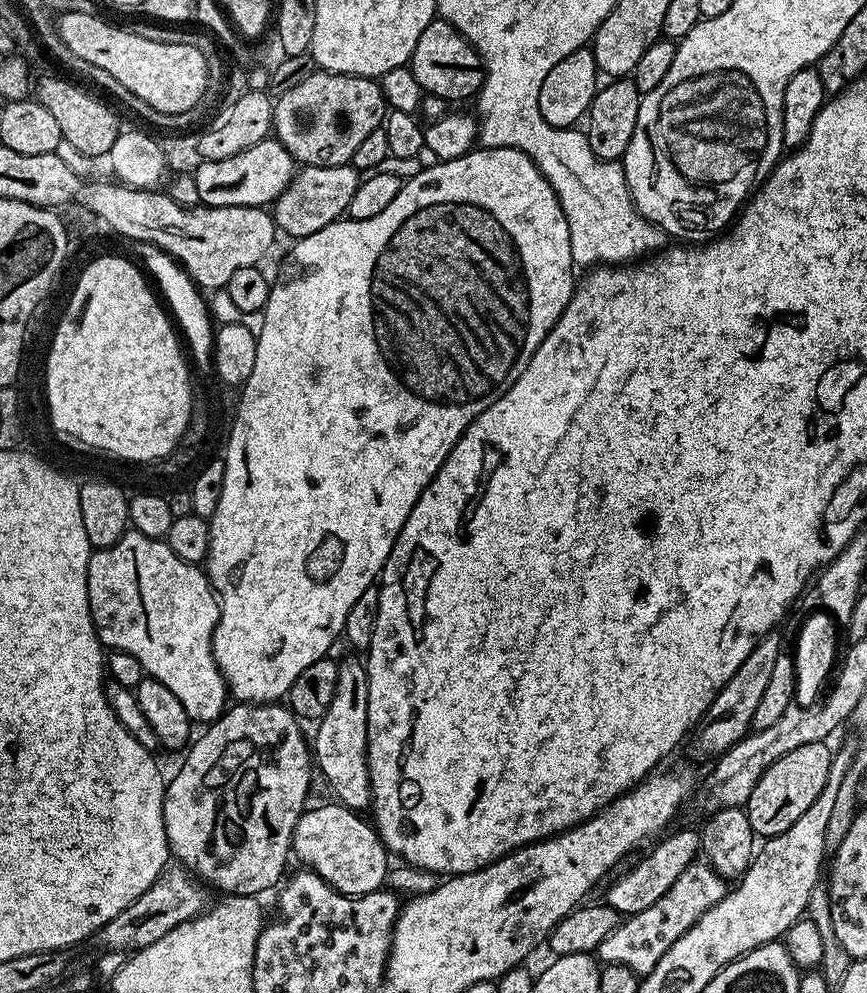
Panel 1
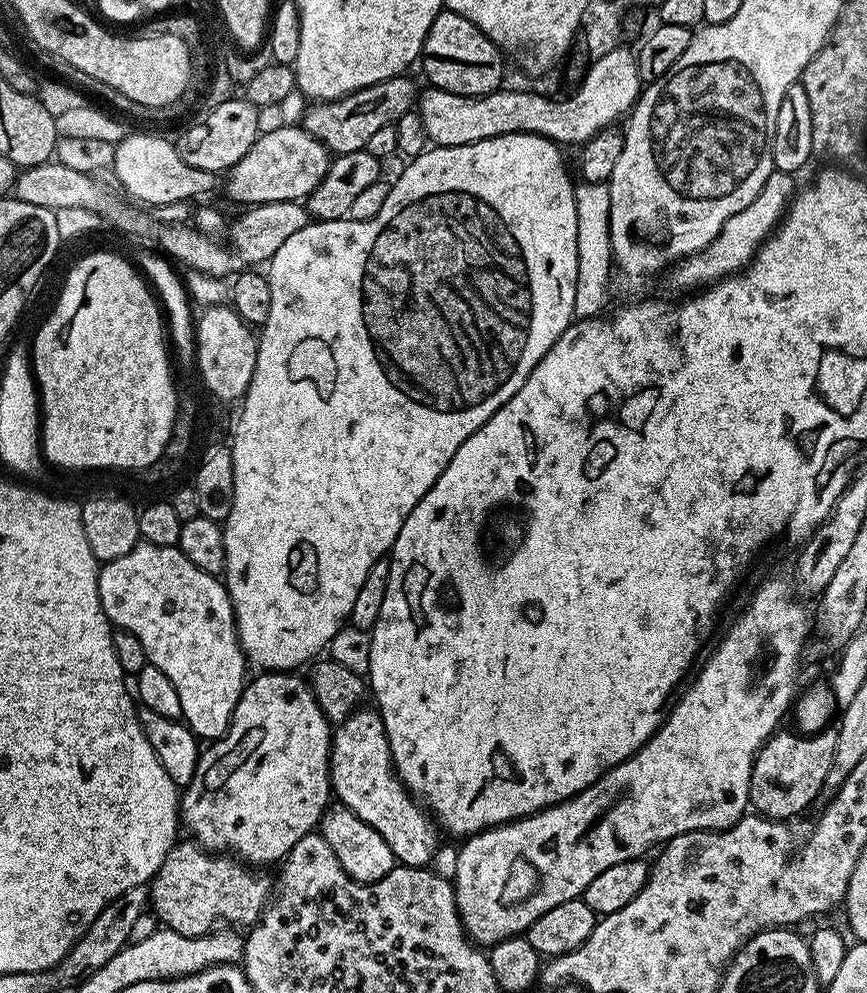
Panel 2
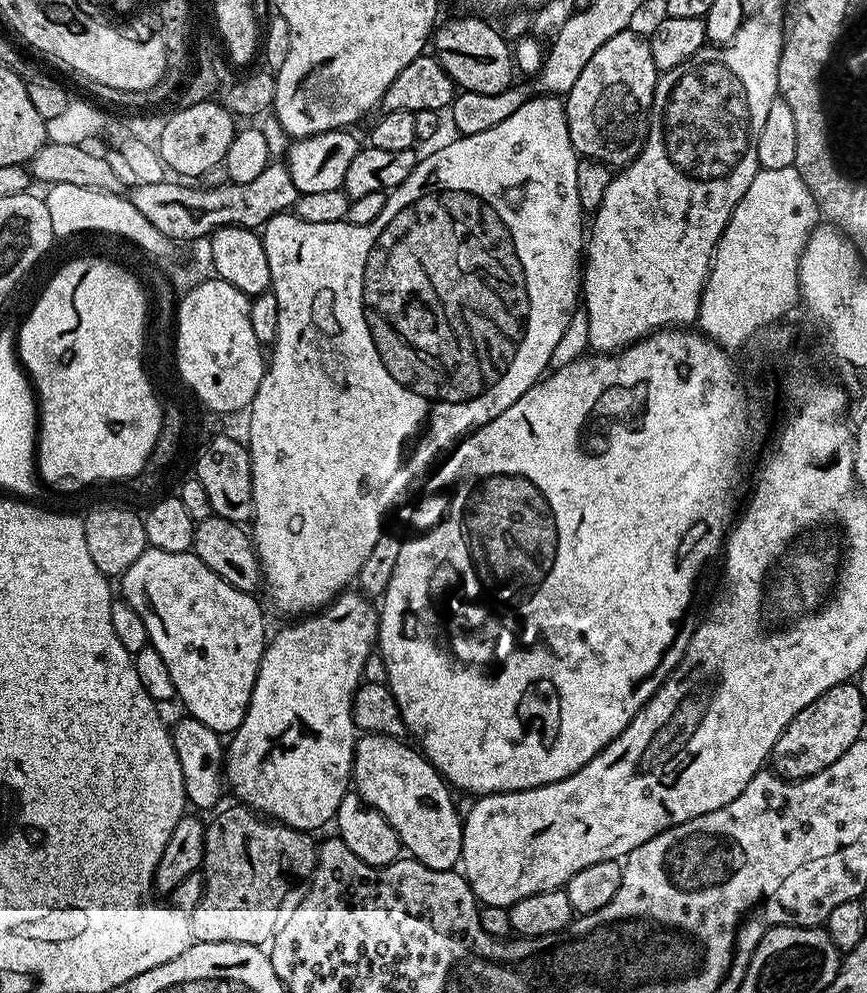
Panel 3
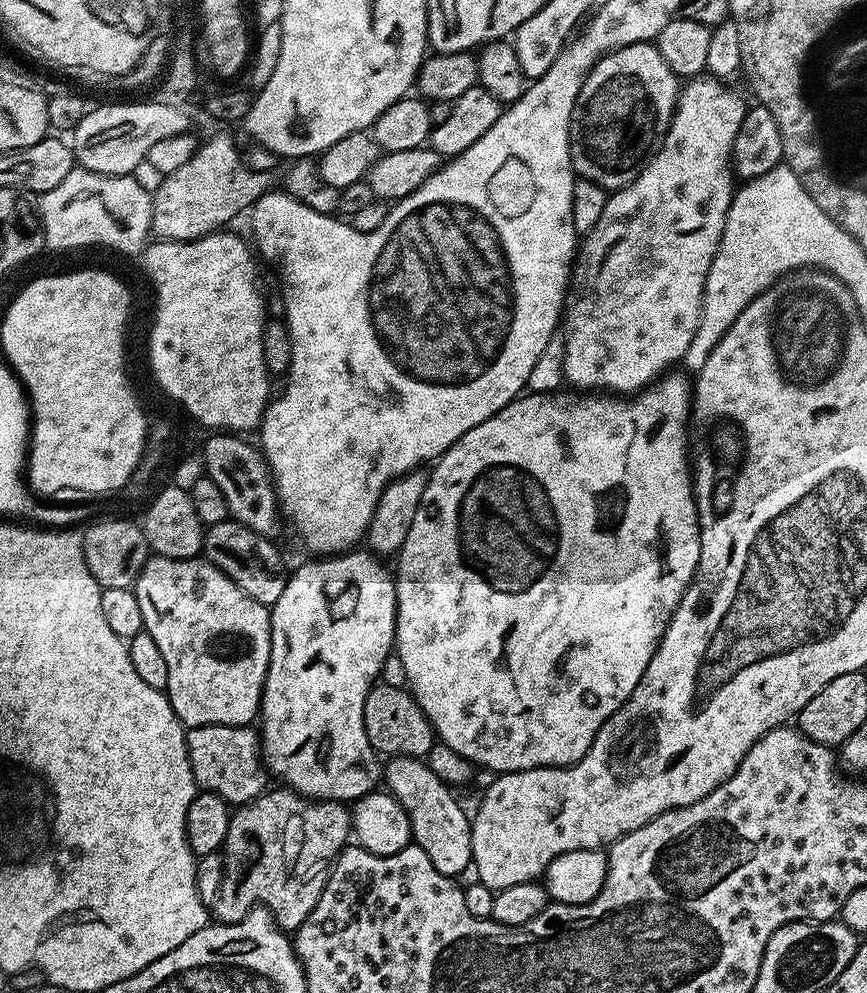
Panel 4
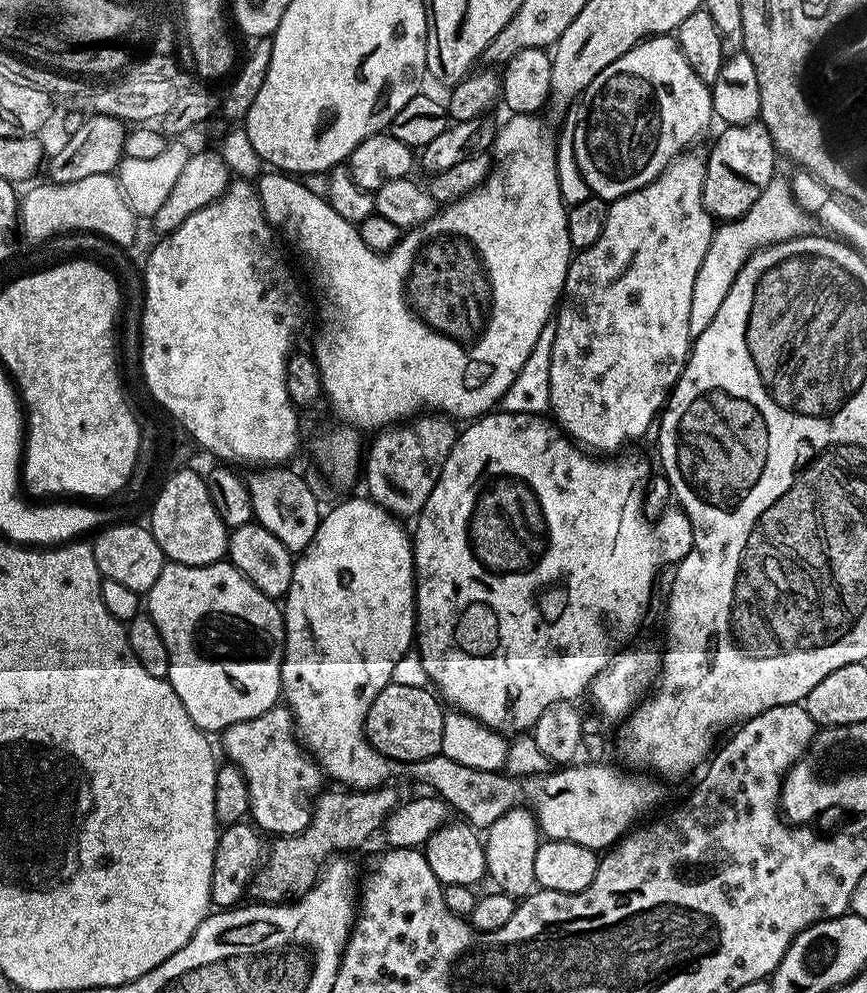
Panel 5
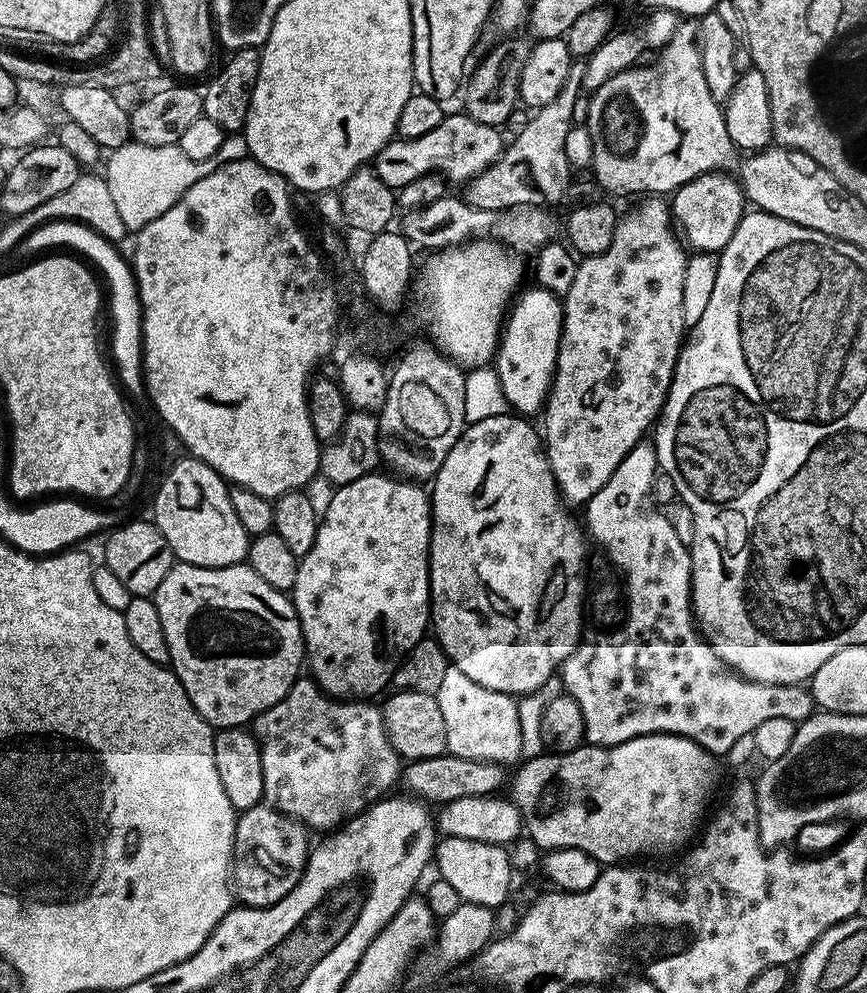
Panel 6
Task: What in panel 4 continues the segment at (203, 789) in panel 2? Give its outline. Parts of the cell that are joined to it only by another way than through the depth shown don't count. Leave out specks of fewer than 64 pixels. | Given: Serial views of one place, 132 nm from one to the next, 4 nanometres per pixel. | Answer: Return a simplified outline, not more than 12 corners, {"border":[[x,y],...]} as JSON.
{"border":[[368,550],[271,605],[258,731],[308,800],[378,788],[366,694],[396,642]]}

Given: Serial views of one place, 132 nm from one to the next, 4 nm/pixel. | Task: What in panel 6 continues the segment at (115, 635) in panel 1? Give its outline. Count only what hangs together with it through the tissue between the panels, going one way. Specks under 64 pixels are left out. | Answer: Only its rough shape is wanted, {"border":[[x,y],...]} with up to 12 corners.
{"border":[[173,563],[170,667],[213,729],[301,675],[296,607],[247,563]]}

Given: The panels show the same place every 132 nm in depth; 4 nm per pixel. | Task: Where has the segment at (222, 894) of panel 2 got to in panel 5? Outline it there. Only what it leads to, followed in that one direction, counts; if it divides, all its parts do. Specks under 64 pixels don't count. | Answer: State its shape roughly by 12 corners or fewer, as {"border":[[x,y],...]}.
{"border":[[392,786],[321,791],[305,832],[271,845],[250,892],[291,902],[381,831]]}

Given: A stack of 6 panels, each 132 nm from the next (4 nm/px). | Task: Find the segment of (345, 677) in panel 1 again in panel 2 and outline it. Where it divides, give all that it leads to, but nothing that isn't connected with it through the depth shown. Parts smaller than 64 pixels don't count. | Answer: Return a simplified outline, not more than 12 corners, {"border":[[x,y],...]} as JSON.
{"border":[[379,712],[335,725],[335,799],[386,838],[403,867],[442,843],[394,774]]}

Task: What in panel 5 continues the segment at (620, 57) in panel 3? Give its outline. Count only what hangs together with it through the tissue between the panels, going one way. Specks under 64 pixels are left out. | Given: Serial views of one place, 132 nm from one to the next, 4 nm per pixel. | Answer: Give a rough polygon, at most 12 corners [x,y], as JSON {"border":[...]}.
{"border":[[672,34],[586,86],[572,156],[609,202],[714,124]]}

